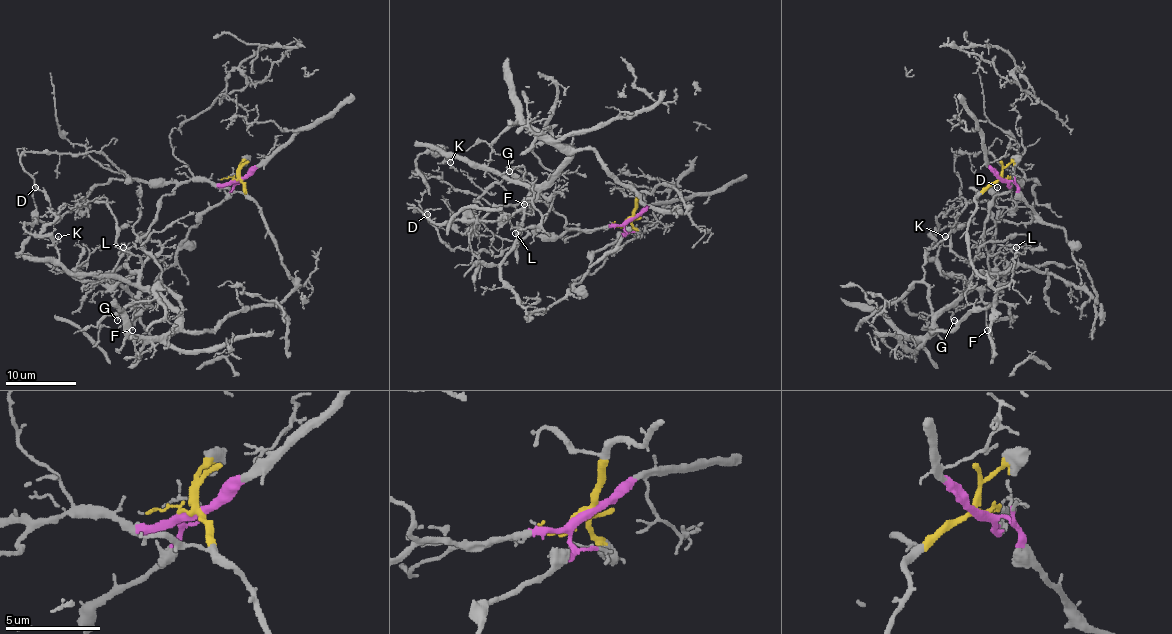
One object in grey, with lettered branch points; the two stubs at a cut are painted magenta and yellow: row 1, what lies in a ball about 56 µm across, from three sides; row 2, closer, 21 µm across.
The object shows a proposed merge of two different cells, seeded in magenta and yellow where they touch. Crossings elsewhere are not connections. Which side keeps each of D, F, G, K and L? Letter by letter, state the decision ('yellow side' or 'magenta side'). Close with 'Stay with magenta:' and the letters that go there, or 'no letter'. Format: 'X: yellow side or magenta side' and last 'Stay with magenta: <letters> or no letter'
D: magenta side
F: yellow side
G: yellow side
K: yellow side
L: yellow side
Stay with magenta: D

